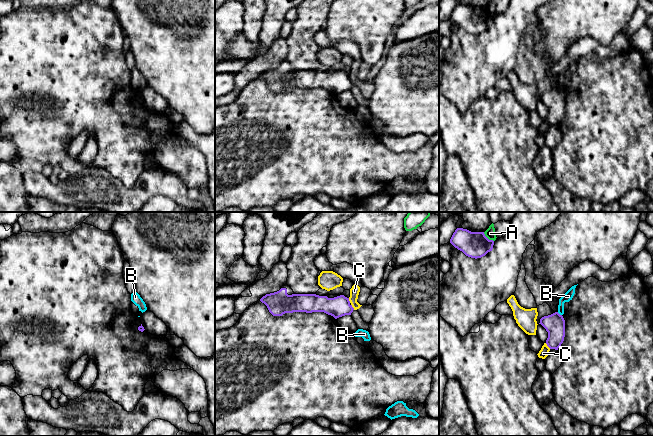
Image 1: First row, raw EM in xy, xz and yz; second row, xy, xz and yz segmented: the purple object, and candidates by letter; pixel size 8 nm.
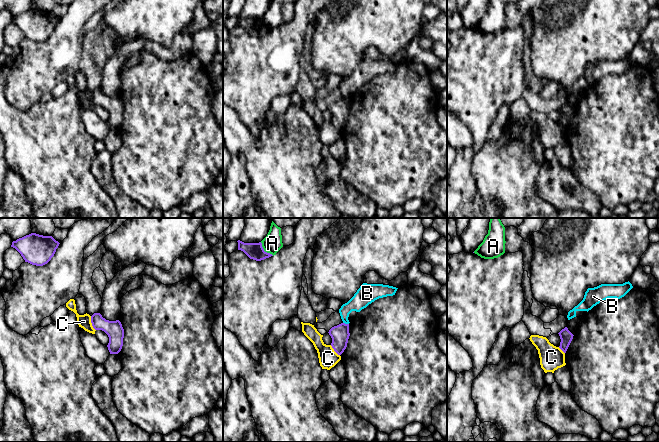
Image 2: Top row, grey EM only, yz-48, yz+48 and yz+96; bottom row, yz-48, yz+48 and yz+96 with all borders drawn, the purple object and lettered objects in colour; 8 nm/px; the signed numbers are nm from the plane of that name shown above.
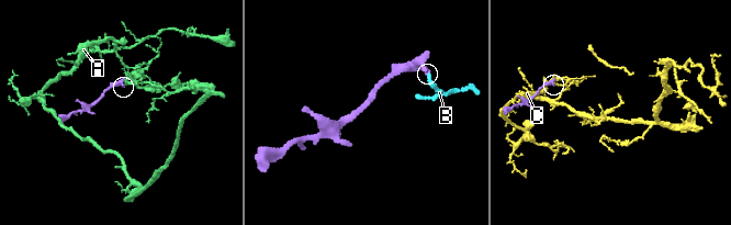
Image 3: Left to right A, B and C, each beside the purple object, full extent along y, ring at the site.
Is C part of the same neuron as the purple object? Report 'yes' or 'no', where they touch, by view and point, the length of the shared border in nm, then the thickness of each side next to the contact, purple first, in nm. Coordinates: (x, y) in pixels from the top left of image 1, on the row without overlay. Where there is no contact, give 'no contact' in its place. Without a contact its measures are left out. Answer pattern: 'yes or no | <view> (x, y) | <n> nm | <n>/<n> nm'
no | yz (548, 122) | 60 nm | 160/80 nm

